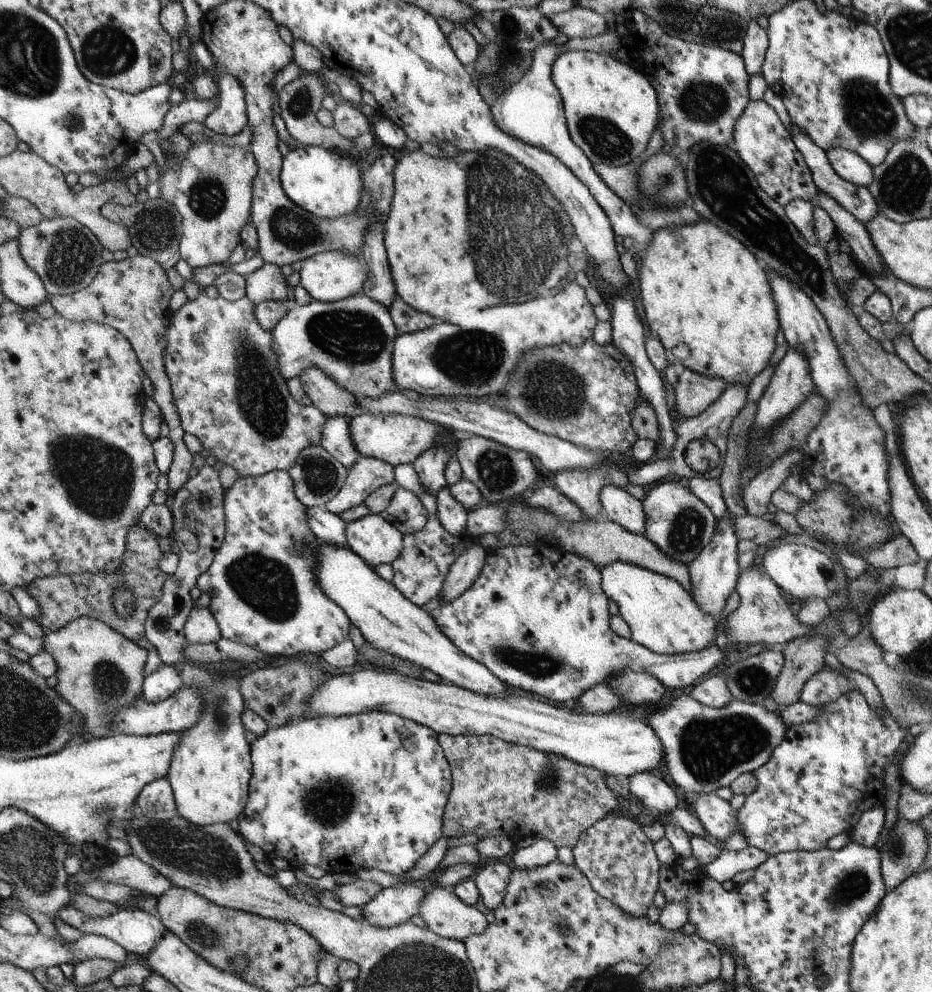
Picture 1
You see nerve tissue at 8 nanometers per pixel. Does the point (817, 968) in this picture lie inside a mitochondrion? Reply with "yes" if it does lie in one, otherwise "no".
no

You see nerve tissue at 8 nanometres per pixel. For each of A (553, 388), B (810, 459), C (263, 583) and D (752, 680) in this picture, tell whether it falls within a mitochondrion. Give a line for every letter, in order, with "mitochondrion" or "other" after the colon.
A: mitochondrion
B: other
C: mitochondrion
D: mitochondrion

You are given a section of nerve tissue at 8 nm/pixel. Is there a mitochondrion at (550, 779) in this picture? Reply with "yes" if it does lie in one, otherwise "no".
yes

